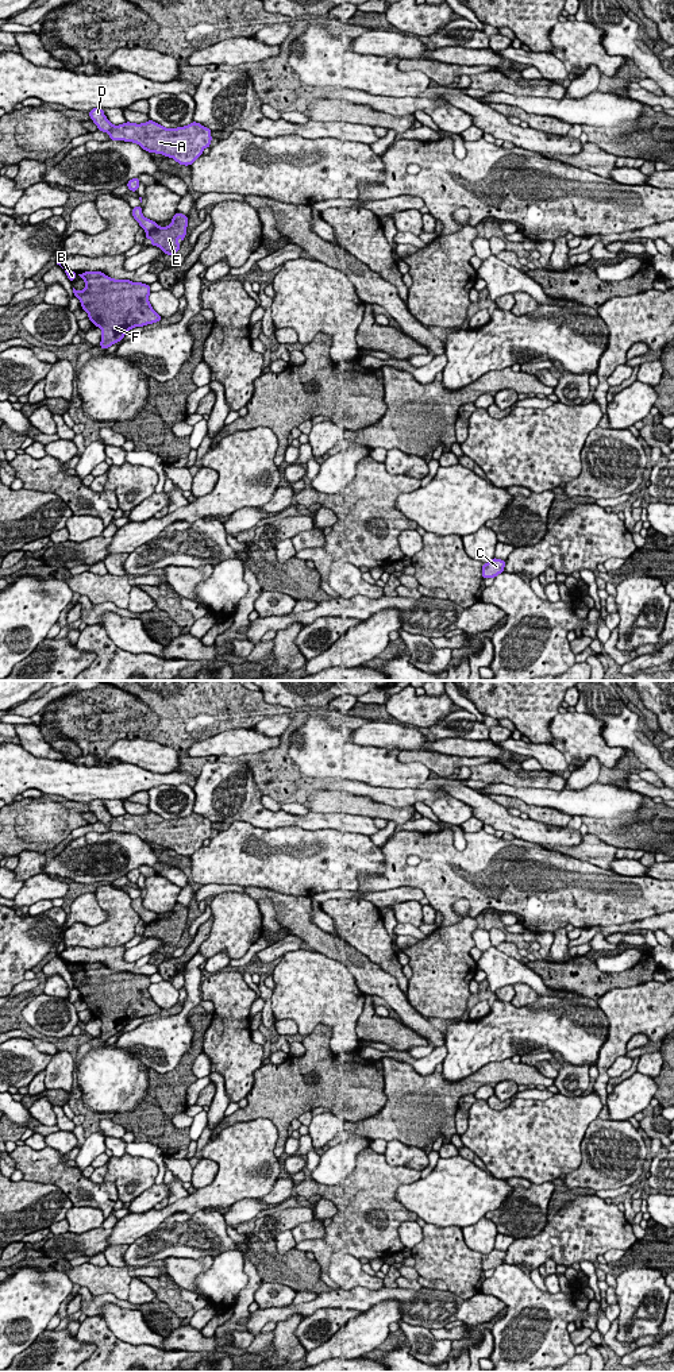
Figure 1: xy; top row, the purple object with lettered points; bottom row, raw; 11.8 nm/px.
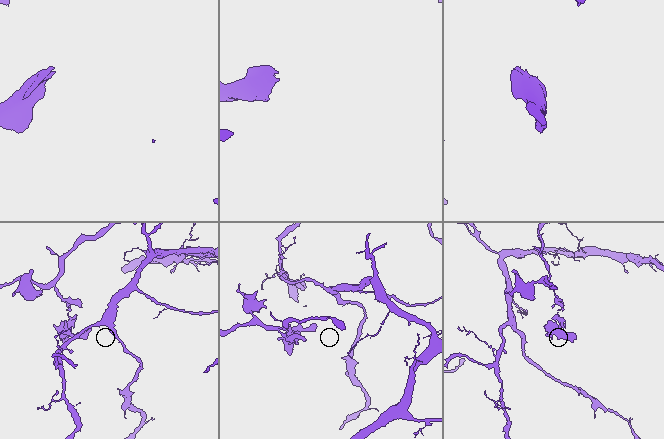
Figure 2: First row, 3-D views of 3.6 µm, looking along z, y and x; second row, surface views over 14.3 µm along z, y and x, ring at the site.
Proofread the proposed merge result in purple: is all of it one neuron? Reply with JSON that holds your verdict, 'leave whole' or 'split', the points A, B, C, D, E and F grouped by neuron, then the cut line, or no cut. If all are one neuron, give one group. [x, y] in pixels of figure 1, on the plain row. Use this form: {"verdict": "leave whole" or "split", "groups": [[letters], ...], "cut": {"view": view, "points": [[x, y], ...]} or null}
{"verdict": "split", "groups": [["A", "C", "D"], ["B", "E", "F"]], "cut": {"view": "xy", "points": [[158, 917], [146, 924]]}}

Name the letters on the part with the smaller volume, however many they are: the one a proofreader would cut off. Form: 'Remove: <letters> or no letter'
Remove: B, E, F

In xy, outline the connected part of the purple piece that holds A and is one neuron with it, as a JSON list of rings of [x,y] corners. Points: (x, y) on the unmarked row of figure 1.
[[[93,799],[88,805],[97,821],[109,826],[109,832],[136,835],[143,841],[173,849],[180,856],[192,856],[205,839],[211,839],[212,822],[197,813],[177,820],[166,820],[151,810],[140,816],[126,813],[113,817],[104,806],[104,799]]]

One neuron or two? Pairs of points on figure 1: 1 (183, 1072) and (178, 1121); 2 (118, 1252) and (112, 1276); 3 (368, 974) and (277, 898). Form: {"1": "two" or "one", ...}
{"1": "two", "2": "two", "3": "one"}

